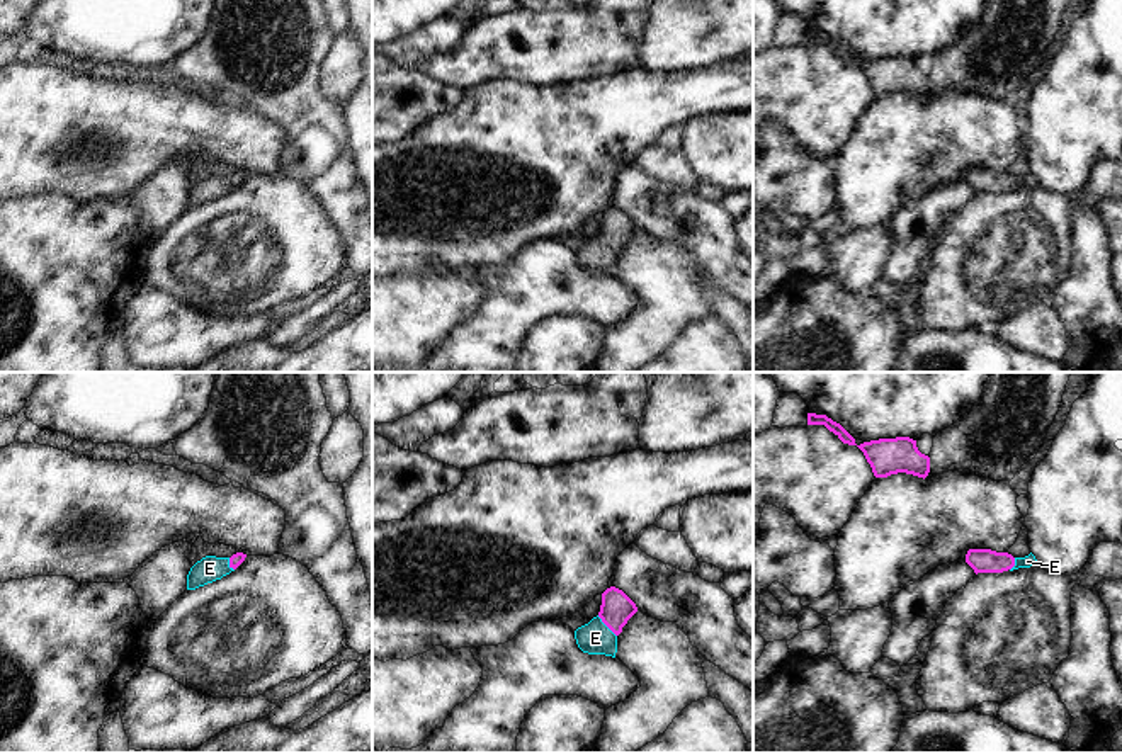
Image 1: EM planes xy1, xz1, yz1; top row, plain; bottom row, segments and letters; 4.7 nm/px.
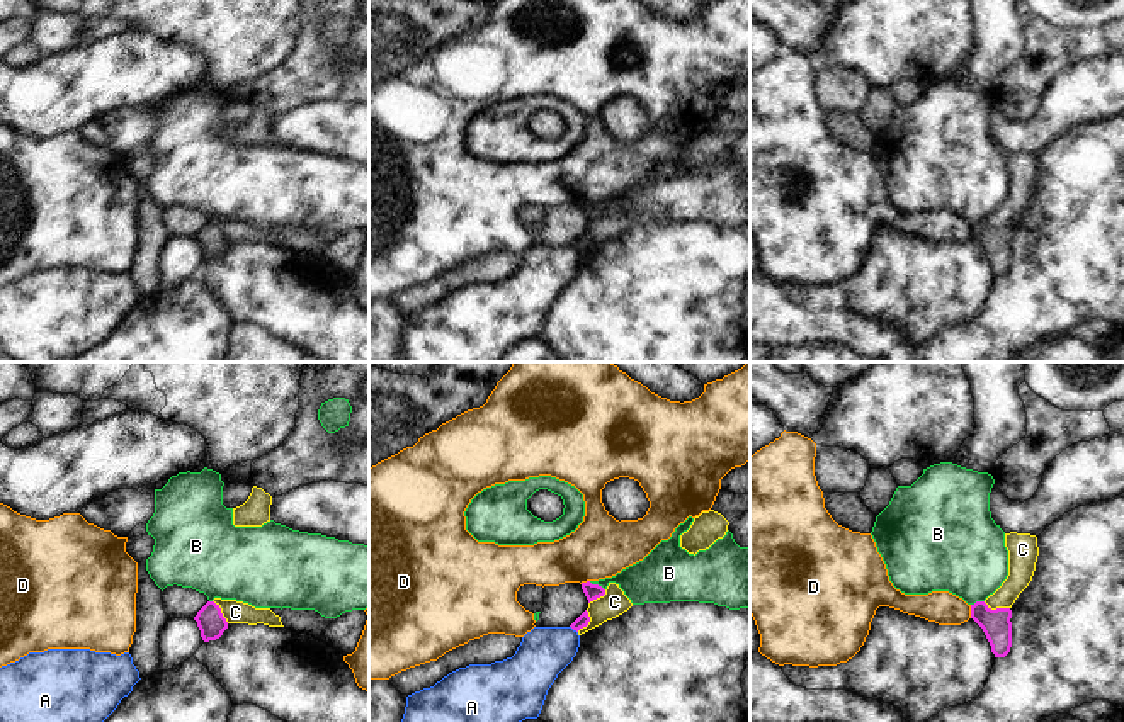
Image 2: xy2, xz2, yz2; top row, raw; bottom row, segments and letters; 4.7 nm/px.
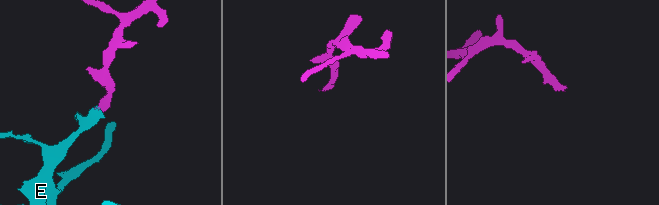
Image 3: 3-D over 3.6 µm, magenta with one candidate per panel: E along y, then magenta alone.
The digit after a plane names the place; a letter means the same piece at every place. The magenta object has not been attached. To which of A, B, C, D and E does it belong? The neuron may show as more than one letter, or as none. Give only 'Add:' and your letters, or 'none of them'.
Add: E

